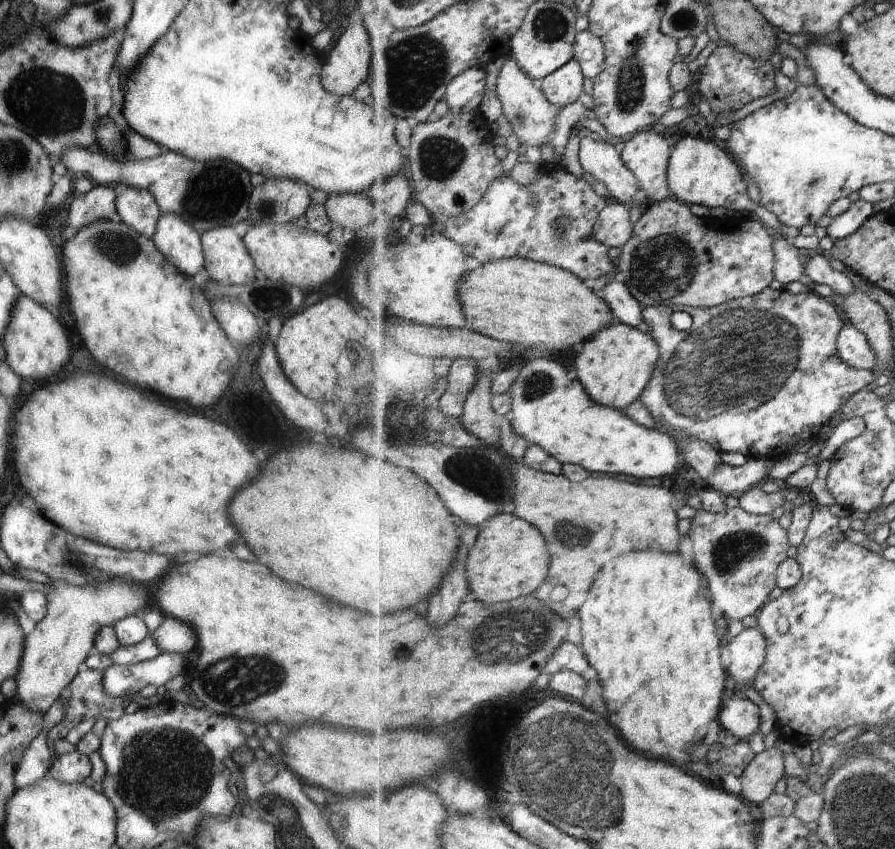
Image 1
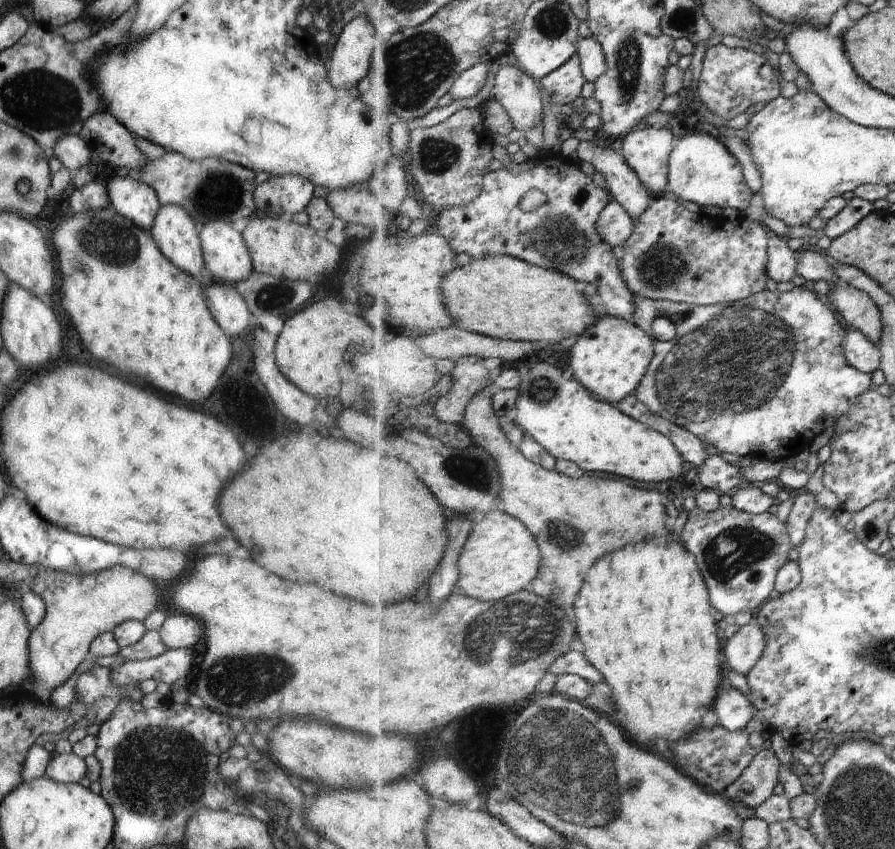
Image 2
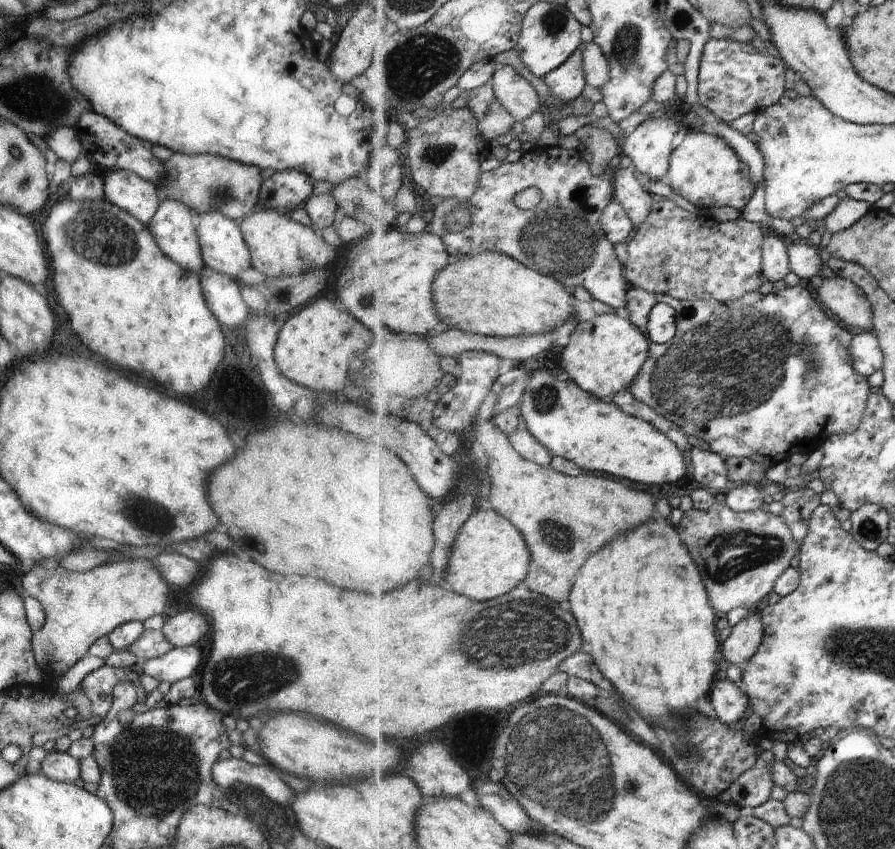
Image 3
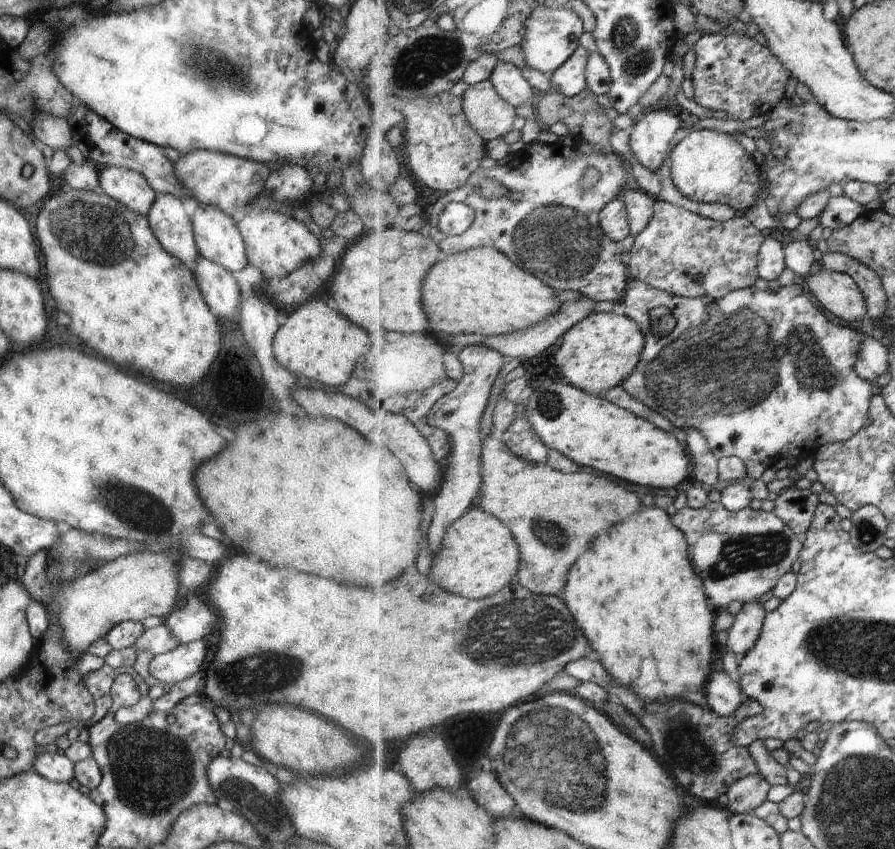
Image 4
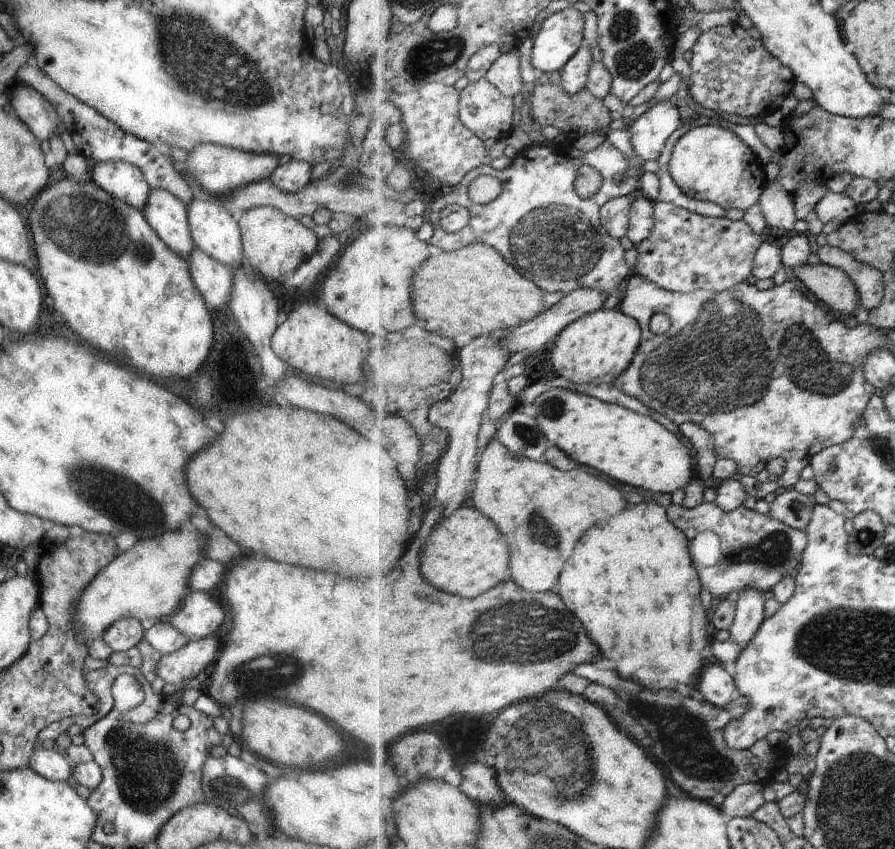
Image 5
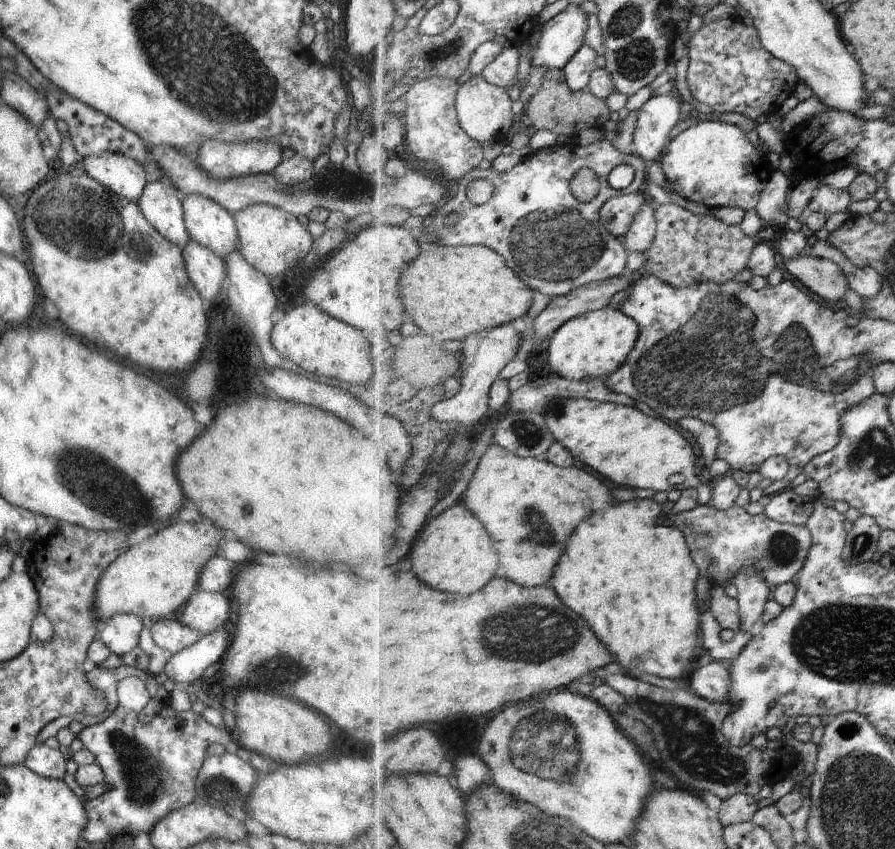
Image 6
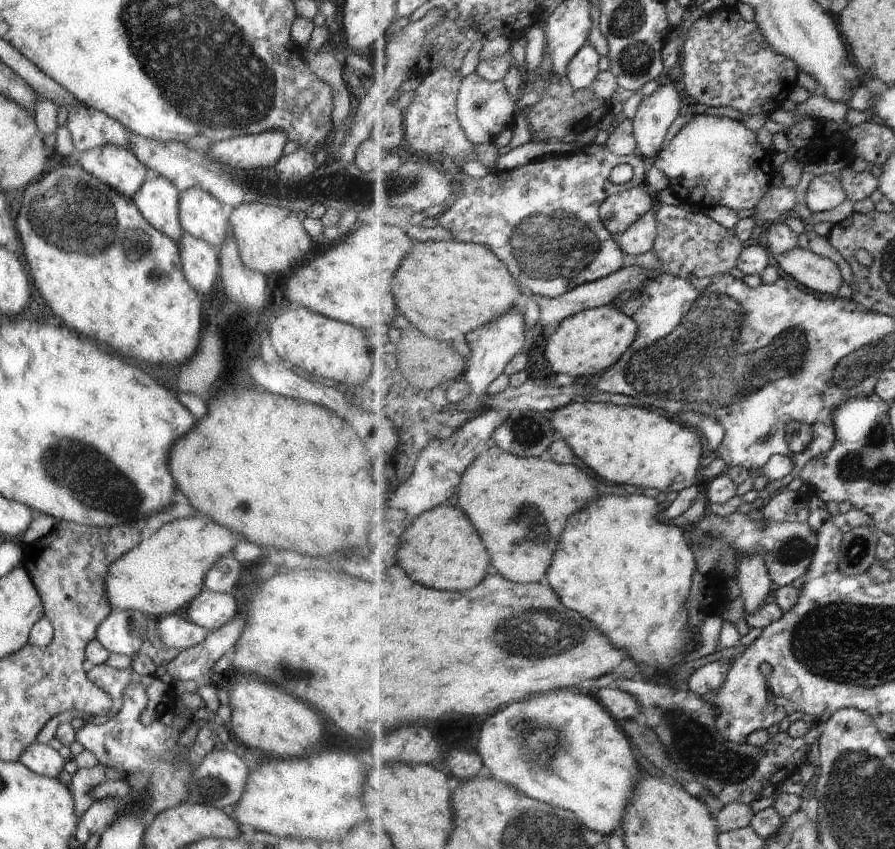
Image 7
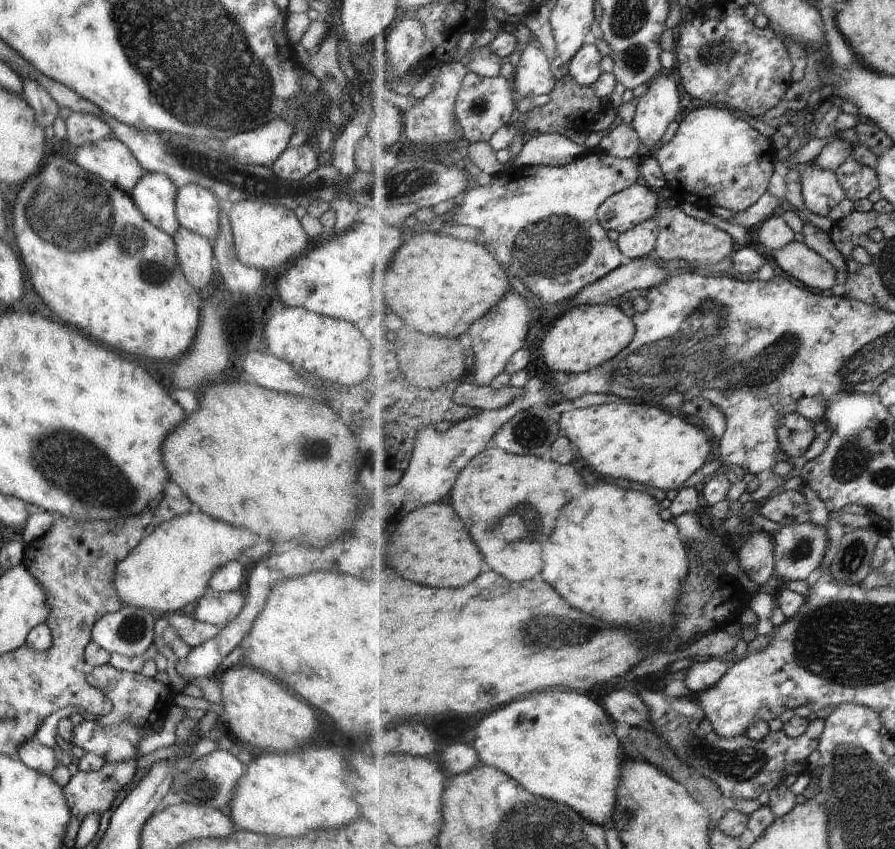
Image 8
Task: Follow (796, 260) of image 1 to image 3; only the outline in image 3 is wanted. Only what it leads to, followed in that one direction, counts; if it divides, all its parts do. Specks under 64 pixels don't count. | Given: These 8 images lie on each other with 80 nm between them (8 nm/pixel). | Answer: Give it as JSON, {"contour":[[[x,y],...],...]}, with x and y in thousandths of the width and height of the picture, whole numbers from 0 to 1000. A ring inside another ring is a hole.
{"contour":[[[873,277],[859,278],[854,290],[854,320],[863,333],[876,330],[886,320],[883,304],[884,283]]]}

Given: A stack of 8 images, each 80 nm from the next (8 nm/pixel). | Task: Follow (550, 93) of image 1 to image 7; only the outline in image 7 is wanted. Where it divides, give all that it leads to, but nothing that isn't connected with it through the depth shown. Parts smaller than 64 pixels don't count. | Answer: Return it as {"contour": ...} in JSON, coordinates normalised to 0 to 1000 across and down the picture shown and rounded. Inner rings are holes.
{"contour":[[[656,52],[637,74],[635,92],[646,104],[660,104],[672,88],[673,65],[664,53]]]}

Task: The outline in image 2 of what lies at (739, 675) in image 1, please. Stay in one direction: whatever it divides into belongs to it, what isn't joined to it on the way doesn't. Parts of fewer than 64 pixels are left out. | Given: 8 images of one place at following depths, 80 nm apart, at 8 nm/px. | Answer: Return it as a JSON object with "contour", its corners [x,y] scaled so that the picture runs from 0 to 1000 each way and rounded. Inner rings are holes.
{"contour":[[[753,629],[728,638],[713,638],[711,643],[704,641],[679,653],[664,664],[655,690],[650,690],[644,721],[655,770],[659,780],[670,787],[682,808],[686,808],[688,829],[699,846],[697,855],[720,876],[735,869],[758,874],[784,855],[791,832],[799,835],[807,801],[807,754],[802,749],[803,733],[796,723],[797,707],[791,691],[779,655],[769,650]],[[845,729],[827,739],[811,760],[811,780],[817,790],[834,799],[849,780],[856,760],[856,746]]]}

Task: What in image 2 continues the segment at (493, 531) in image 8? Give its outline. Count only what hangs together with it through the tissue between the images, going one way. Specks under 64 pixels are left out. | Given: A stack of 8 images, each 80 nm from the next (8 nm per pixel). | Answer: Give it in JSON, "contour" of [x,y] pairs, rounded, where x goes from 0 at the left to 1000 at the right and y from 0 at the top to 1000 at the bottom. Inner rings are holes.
{"contour":[[[546,458],[530,468],[516,503],[526,510],[531,523],[551,537],[558,549],[561,574],[559,601],[585,615],[606,647],[606,674],[596,683],[593,695],[619,707],[619,711],[628,716],[641,714],[664,662],[686,648],[715,638],[722,631],[746,627],[744,584],[740,580],[702,572],[688,563],[666,563],[659,577],[659,558],[642,564],[628,555],[615,555],[590,542],[561,504],[560,491],[551,477],[551,462]]]}

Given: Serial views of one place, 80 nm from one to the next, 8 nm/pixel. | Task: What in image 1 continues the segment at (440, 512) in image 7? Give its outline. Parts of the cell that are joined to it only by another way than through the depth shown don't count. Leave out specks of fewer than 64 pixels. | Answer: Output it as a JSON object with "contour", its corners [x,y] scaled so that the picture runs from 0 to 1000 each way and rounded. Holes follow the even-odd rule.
{"contour":[[[571,601],[561,603],[544,612],[524,653],[522,670],[527,703],[544,710],[564,710],[598,700],[604,688],[610,686],[610,681],[613,682],[617,657],[613,638],[599,618],[577,608]]]}

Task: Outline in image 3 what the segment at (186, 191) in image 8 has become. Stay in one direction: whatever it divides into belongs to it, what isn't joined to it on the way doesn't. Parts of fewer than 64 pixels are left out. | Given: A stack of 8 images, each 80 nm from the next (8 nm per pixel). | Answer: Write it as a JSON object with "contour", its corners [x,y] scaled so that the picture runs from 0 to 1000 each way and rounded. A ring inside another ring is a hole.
{"contour":[[[232,249],[222,253],[219,261],[230,313],[261,329],[279,316],[279,293],[261,259],[246,249]]]}

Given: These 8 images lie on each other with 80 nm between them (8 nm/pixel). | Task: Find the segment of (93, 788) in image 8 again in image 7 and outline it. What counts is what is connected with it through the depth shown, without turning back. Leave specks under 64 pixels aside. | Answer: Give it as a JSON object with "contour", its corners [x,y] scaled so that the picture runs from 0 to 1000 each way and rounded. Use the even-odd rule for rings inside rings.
{"contour":[[[112,898],[105,905],[87,906],[79,914],[80,919],[75,926],[83,939],[83,956],[87,963],[89,965],[106,943],[101,936],[103,928],[107,928],[109,923],[114,923],[118,919],[134,919],[140,918],[141,914],[143,914],[143,909],[124,906],[123,902]]]}

